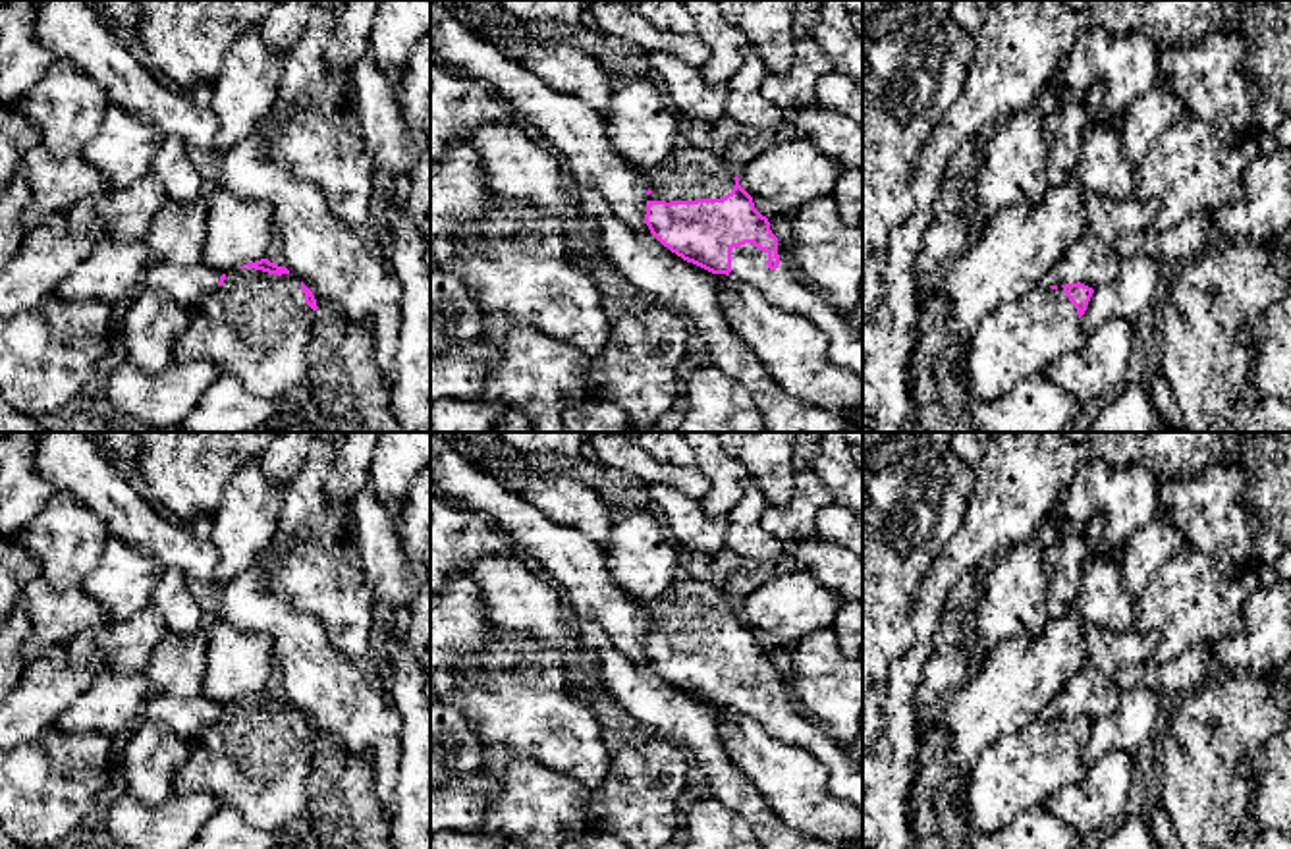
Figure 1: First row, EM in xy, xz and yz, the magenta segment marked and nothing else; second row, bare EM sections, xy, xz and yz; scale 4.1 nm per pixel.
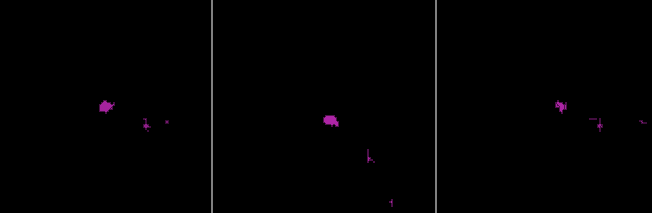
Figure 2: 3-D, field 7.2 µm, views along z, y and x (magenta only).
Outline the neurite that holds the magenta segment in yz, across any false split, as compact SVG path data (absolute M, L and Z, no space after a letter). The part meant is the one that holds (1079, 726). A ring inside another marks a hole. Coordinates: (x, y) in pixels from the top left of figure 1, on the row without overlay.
M1038 714L1019 733L992 743L980 753L965 783L961 799L965 818L975 834L990 834L1007 826L1019 812L1042 807L1063 787L1085 778L1086 766L1081 749L1094 722L1077 714L1065 718L1046 718Z

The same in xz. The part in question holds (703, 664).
M683 575L662 598L637 604L648 617L645 656L664 679L712 706L753 716L772 737L803 747L828 770L828 793L863 814L863 764L847 745L832 739L818 722L795 704L785 683L787 677L772 666L768 650L755 641L753 629L739 617L739 610L722 590L708 581Z

